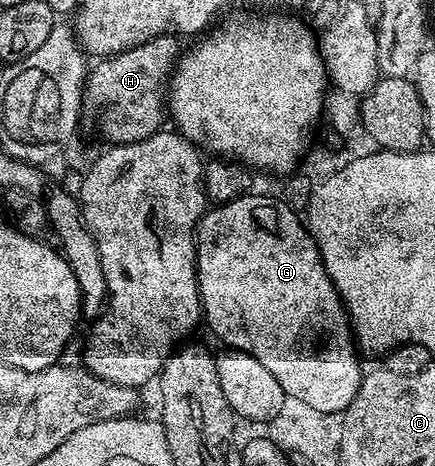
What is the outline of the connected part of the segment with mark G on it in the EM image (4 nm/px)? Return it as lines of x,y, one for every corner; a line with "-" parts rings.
249,192
240,197
213,205
205,213
203,219
196,225
196,282
200,285
200,305
202,307
202,318
208,326
221,338
225,347
241,350
247,354
253,354
273,375
278,384
282,384
285,395
302,400
310,404
318,412
339,415
352,400
360,386
362,369
360,362
356,359
358,347
352,329
352,323
348,316
348,310
340,299
340,294
334,288
326,268
322,264
322,256
316,247
316,241
308,232
308,227
302,221
301,215
288,207
279,197
267,198
264,194

